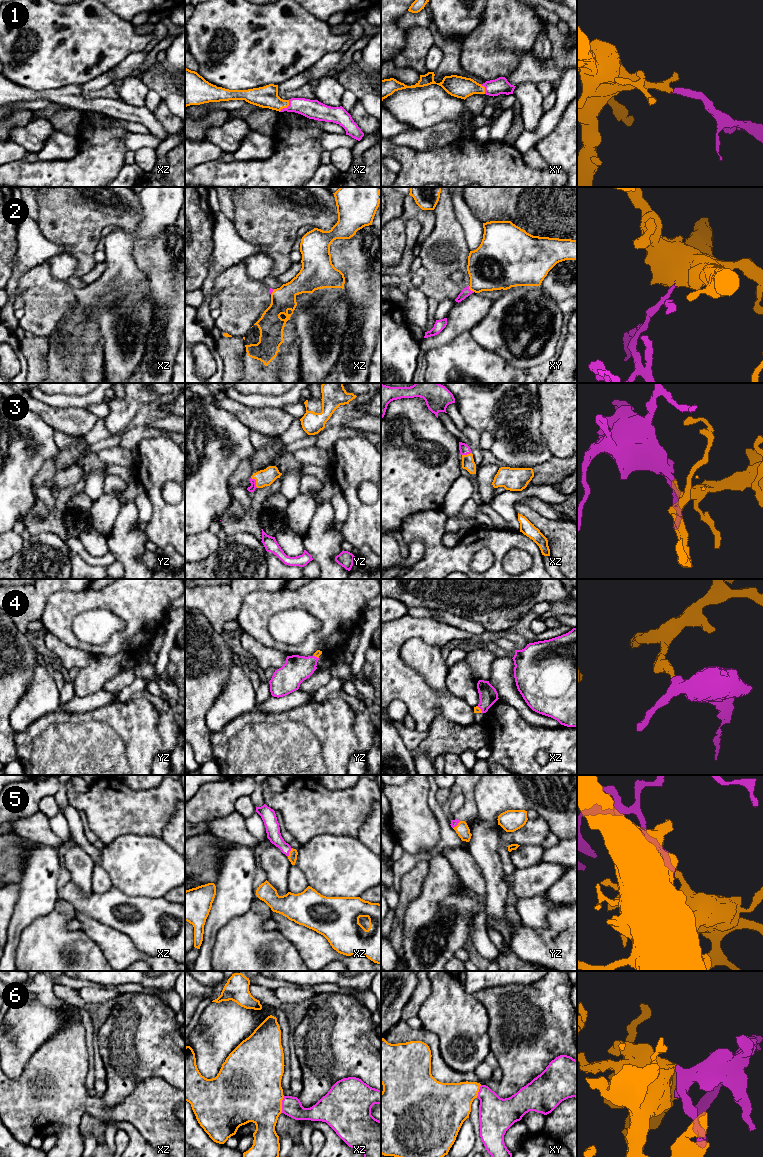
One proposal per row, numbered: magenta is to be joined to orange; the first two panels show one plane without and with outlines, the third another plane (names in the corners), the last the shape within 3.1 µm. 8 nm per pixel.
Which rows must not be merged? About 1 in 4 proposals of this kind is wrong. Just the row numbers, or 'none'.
none

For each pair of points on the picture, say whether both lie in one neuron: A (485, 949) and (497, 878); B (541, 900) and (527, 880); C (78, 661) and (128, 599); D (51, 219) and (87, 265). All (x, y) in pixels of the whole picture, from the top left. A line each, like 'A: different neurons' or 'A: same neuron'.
A: different neurons
B: different neurons
C: different neurons
D: same neuron

